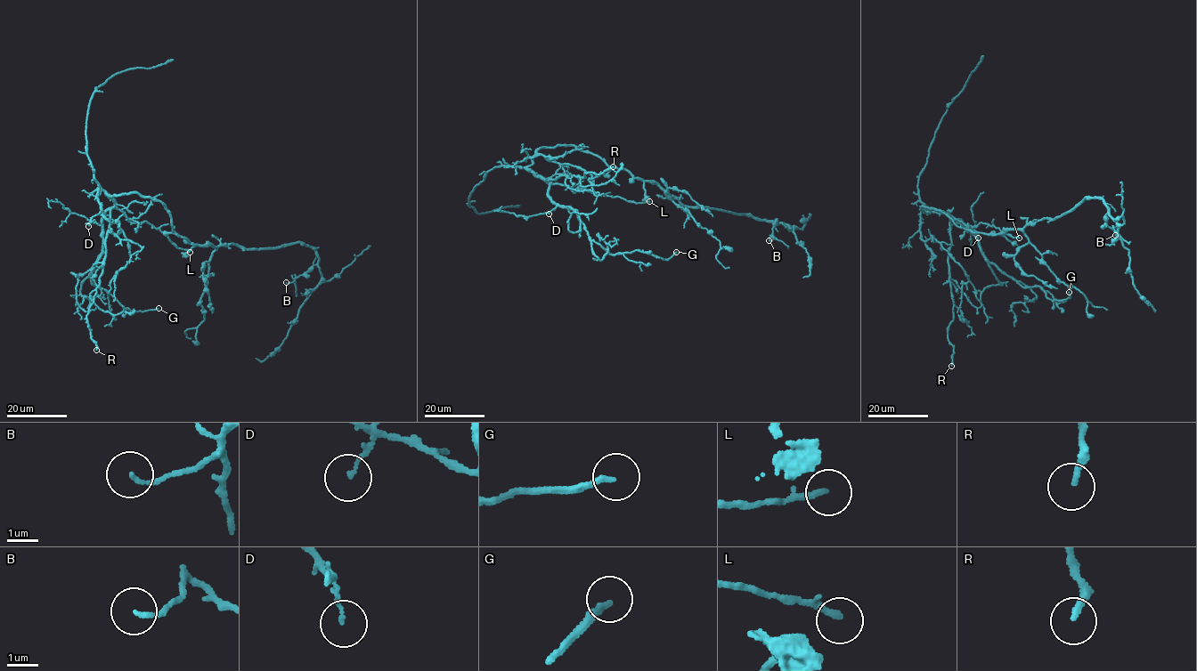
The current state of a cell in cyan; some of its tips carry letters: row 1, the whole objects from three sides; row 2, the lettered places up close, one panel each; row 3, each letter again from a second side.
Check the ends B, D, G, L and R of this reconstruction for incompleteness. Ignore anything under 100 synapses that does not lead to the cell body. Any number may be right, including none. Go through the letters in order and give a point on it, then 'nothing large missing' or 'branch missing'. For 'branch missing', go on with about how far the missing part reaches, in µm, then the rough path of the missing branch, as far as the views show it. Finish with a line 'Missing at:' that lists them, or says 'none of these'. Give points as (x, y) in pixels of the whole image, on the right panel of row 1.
B: place (1115, 235); nothing large missing
D: place (978, 238); nothing large missing
G: place (1069, 292); nothing large missing
L: place (1019, 238); nothing large missing
R: place (951, 366); nothing large missing
Missing at: none of these

